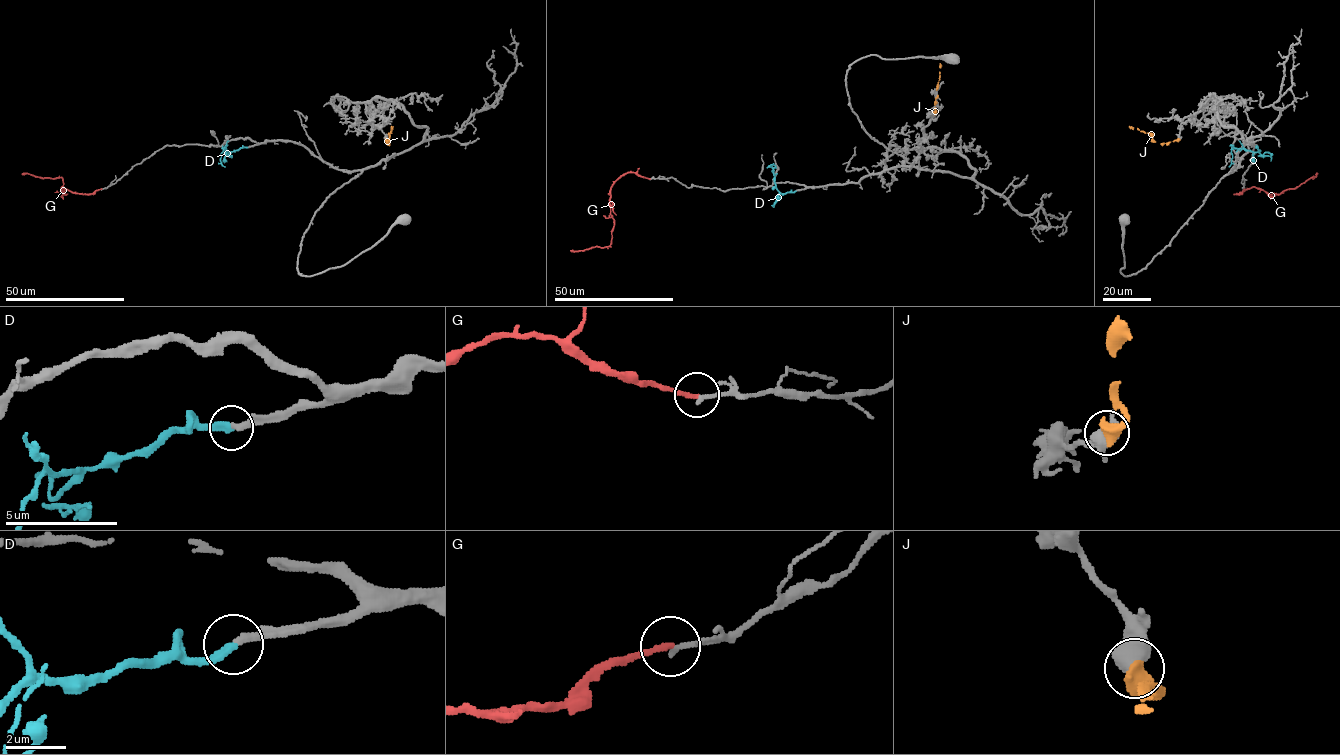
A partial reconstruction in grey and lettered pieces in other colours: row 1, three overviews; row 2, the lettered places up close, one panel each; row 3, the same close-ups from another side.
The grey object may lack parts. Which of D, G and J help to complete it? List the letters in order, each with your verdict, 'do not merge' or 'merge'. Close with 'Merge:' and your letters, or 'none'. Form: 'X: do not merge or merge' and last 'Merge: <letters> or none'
D: merge
G: do not merge
J: do not merge
Merge: D

